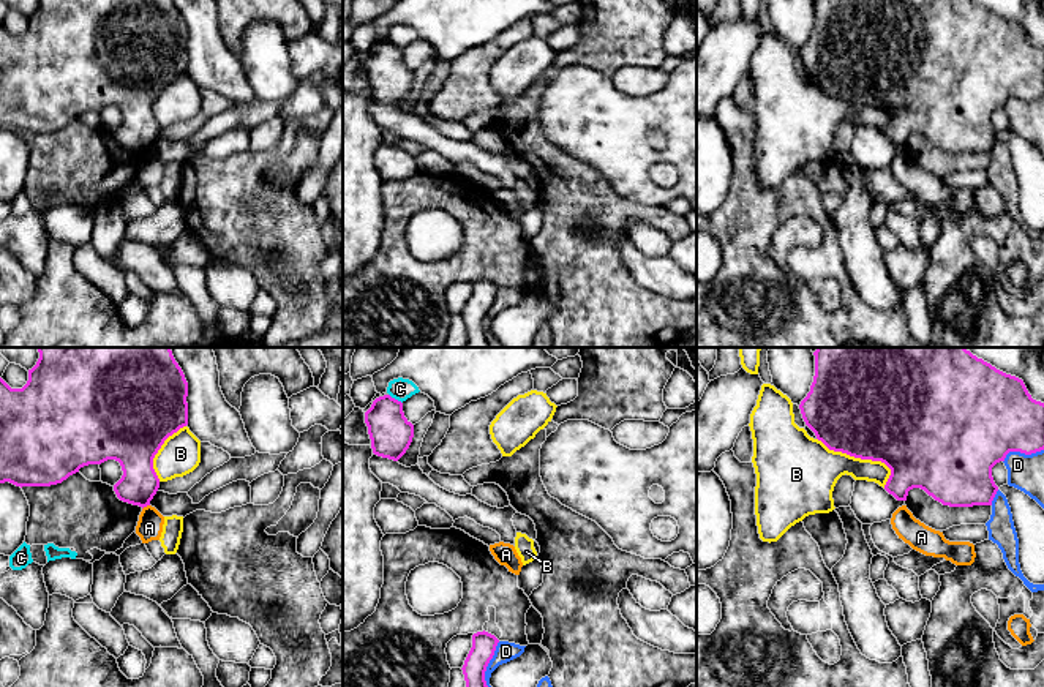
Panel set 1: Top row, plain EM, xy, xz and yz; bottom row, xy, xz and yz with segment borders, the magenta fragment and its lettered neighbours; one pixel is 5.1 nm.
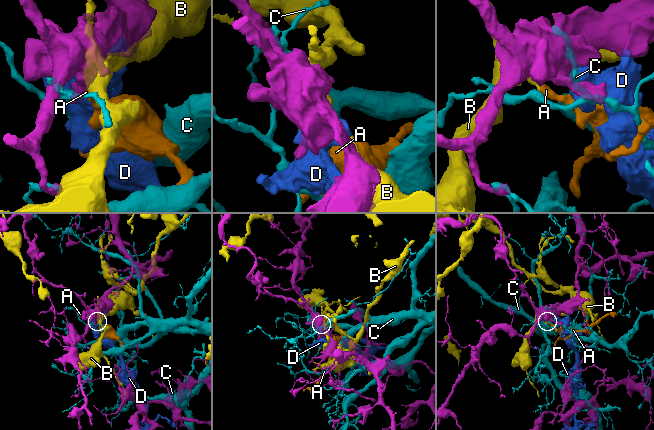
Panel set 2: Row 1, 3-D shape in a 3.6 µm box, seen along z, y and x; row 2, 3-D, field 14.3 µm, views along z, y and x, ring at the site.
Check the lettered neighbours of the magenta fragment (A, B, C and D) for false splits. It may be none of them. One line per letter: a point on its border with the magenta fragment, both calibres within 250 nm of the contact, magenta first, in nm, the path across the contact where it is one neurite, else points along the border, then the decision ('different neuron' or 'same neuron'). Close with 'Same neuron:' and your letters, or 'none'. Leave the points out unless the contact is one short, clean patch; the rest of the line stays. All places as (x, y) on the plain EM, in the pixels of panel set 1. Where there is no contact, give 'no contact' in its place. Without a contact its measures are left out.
A: xy (146, 152) | 190/130 nm | different neuron
B: yz (863, 105) | 500/260 nm | different neuron
C: xz (394, 45) | 220/120 nm | different neuron
D: xz (485, 316) | 130/100 nm | different neuron
Same neuron: none

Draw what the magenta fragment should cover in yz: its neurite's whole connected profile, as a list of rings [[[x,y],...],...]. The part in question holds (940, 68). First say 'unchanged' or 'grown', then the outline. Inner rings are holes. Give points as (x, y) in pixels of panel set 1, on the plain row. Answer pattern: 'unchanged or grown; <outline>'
unchanged; [[[813,0],[815,22],[810,38],[801,47],[799,55],[806,71],[829,96],[842,98],[854,104],[881,107],[891,115],[884,136],[897,147],[907,147],[913,134],[924,136],[935,147],[949,153],[992,152],[998,133],[992,123],[992,114],[1005,107],[1009,98],[1031,101],[1044,96],[1044,49],[1028,39],[1022,25],[1006,21],[973,0]]]

